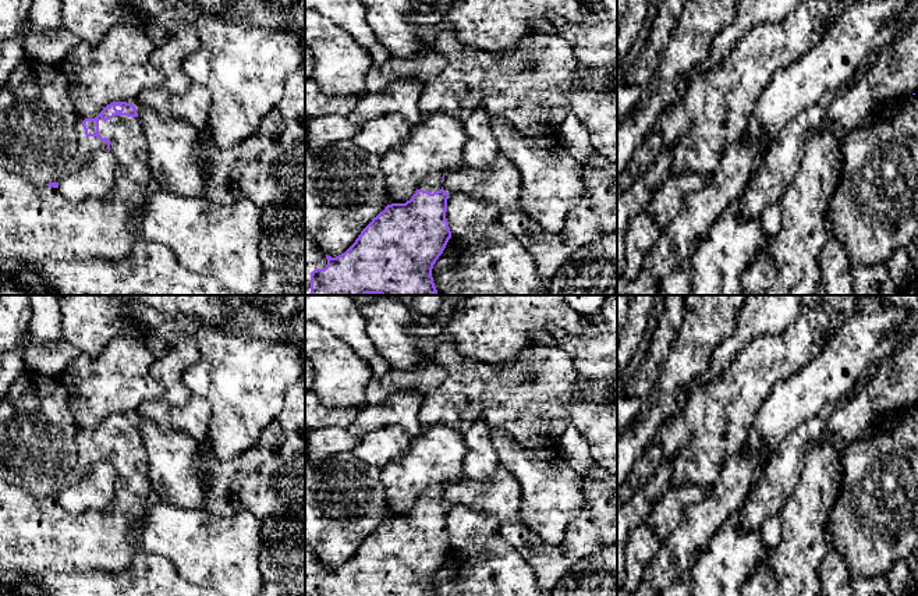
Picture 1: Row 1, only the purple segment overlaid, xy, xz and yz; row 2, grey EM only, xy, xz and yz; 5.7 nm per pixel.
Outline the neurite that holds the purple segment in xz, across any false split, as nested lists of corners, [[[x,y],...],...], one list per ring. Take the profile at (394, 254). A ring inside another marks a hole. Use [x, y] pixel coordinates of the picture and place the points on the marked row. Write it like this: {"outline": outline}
{"outline": [[[432,171],[422,181],[410,201],[387,205],[361,231],[355,242],[341,255],[332,258],[322,252],[313,240],[305,234],[305,295],[435,295],[432,269],[443,253],[451,231],[446,219],[449,195],[443,189],[444,175]]]}

